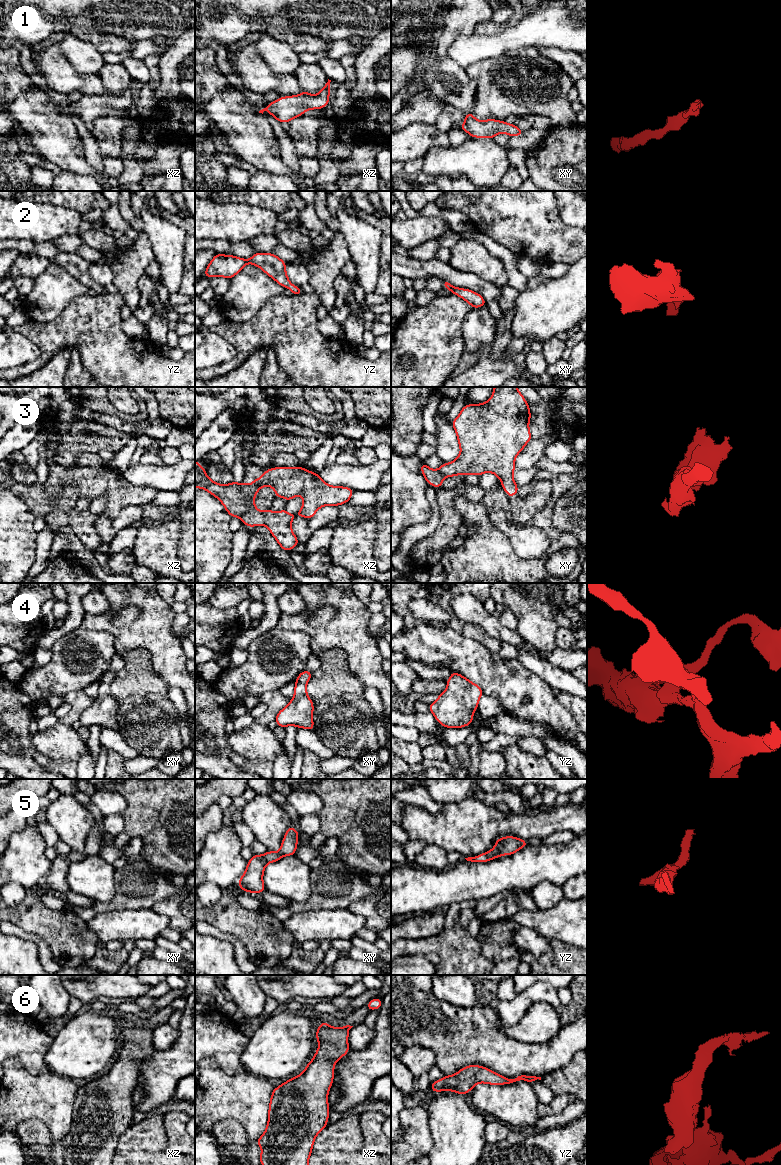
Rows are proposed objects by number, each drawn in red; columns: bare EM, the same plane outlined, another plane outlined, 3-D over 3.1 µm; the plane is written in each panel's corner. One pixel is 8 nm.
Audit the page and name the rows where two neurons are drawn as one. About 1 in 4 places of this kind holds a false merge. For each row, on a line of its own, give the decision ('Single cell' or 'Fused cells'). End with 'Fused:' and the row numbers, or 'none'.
1: Single cell
2: Single cell
3: Fused cells
4: Single cell
5: Single cell
6: Single cell
Fused: 3

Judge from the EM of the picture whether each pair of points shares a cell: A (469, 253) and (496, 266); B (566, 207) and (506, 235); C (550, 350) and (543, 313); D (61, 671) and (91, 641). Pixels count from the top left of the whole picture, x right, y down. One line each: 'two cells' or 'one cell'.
A: one cell
B: two cells
C: two cells
D: one cell

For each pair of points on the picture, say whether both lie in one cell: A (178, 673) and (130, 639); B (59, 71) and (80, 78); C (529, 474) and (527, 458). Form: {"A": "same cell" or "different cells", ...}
{"A": "same cell", "B": "same cell", "C": "different cells"}

